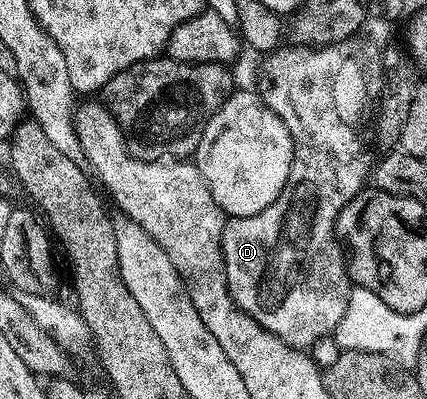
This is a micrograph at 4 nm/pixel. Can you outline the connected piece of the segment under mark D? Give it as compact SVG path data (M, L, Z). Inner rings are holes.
M291 43L288 49L280 47L262 58L263 66L259 69L257 92L267 109L276 113L283 120L291 136L293 159L291 160L289 179L285 179L285 187L281 191L281 195L277 195L277 199L273 199L273 203L269 203L269 207L265 207L265 211L257 211L257 215L249 215L248 217L232 217L224 220L223 234L219 239L220 249L223 252L223 270L227 276L227 294L230 295L234 308L245 316L253 318L266 333L271 333L277 340L290 345L296 351L306 350L308 348L306 345L312 344L311 346L314 346L319 343L314 343L314 341L319 341L322 337L330 338L334 334L335 328L341 323L341 315L345 315L345 307L349 303L353 282L347 276L347 261L344 250L341 248L341 242L335 232L335 224L343 208L356 195L363 192L373 173L367 168L367 161L351 161L351 109L347 109L347 105L351 105L351 101L347 101L347 97L343 97L343 65L339 65L339 61L335 61L335 57L339 57L339 49L329 49L326 45L319 47L323 53L307 53L310 45ZM319 57L327 57L327 65L323 65L323 61L319 61Z

